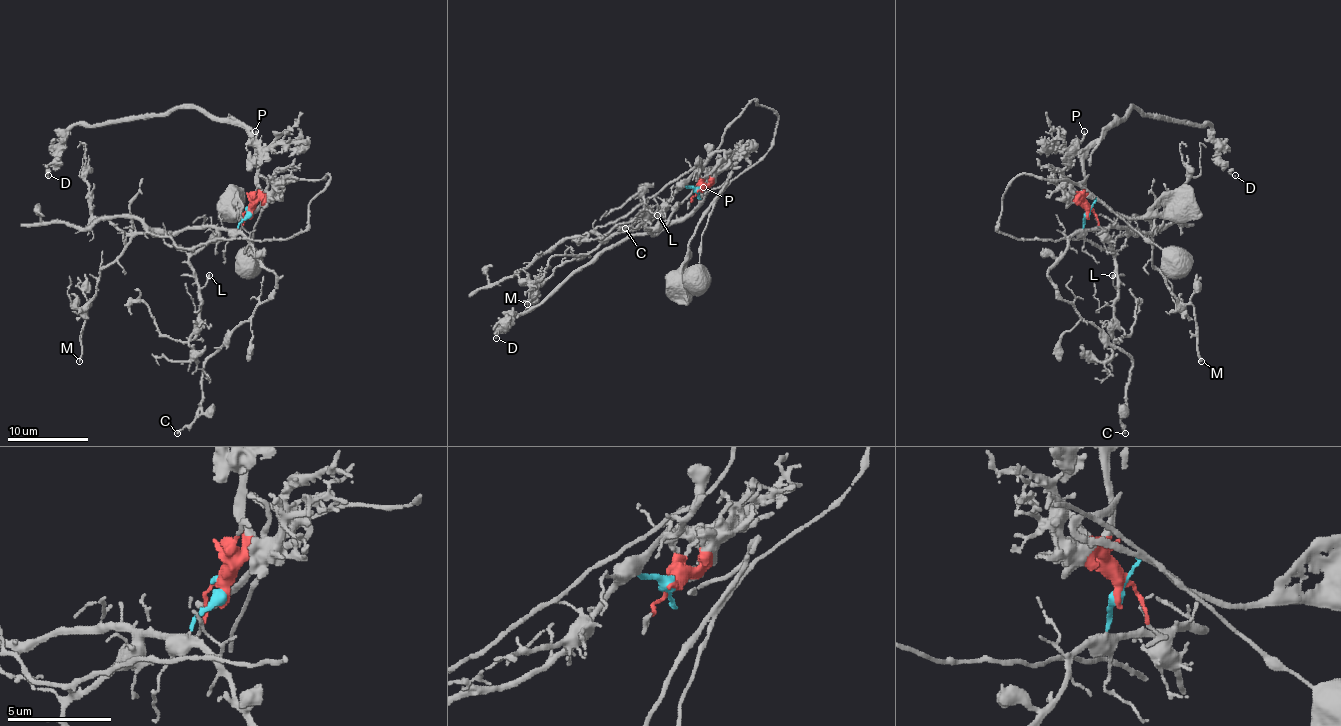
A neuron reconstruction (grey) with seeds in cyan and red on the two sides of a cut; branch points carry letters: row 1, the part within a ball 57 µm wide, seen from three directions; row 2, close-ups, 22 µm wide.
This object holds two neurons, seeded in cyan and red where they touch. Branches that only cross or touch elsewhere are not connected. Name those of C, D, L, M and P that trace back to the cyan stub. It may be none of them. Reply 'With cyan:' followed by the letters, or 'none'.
With cyan: C, L, M

